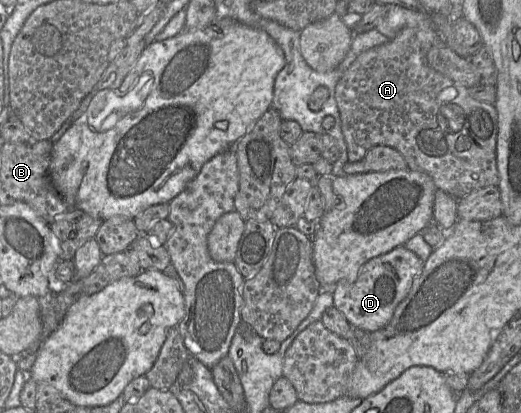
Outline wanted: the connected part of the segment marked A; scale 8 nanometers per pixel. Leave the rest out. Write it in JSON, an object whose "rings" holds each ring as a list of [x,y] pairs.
{"rings":[[[432,29],[401,30],[395,38],[362,52],[352,62],[336,85],[335,99],[349,162],[361,161],[374,146],[390,146],[402,154],[410,170],[428,174],[438,189],[459,200],[477,189],[499,185],[496,161],[497,111],[493,104],[472,98],[467,87],[427,64],[429,49],[443,42]]]}

